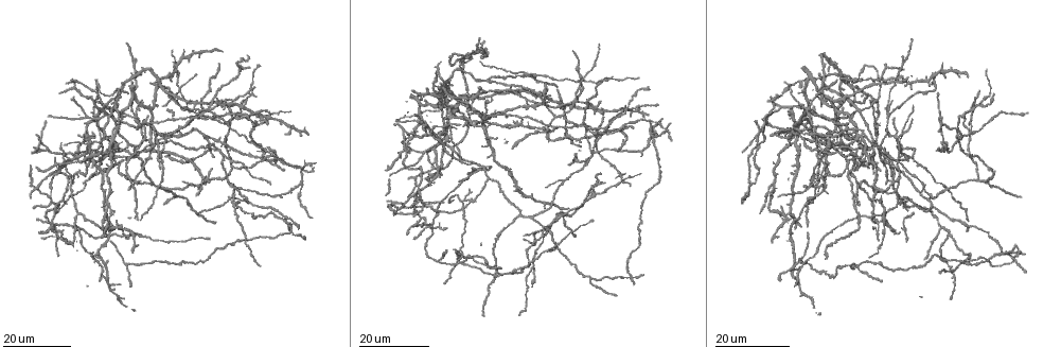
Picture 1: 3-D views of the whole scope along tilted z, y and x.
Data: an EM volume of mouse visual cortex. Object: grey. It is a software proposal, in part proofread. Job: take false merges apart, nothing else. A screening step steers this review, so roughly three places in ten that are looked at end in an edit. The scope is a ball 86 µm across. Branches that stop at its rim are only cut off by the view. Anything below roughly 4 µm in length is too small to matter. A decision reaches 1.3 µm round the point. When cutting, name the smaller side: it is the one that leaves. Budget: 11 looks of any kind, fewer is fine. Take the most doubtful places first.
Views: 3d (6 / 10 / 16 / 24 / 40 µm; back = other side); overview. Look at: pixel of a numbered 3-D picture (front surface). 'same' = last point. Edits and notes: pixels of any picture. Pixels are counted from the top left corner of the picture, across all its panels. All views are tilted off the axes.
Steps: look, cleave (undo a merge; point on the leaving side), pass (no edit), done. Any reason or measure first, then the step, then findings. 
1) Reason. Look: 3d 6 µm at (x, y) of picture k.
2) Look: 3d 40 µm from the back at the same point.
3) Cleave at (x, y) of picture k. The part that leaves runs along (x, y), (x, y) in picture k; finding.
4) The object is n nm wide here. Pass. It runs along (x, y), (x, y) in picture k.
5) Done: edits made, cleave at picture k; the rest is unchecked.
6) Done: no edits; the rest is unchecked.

Four-way junction. Look: 3d 24 µm at (565, 183) of picture 1.

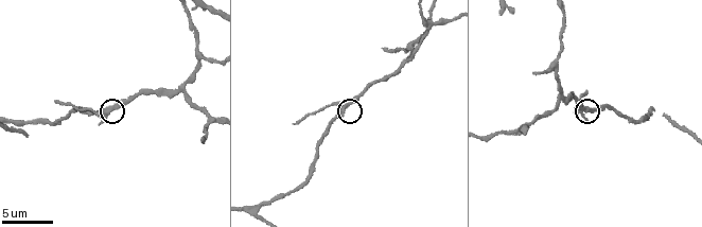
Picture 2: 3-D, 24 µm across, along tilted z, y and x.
Look: 3d 10 µm at (345, 107) of picture 2.

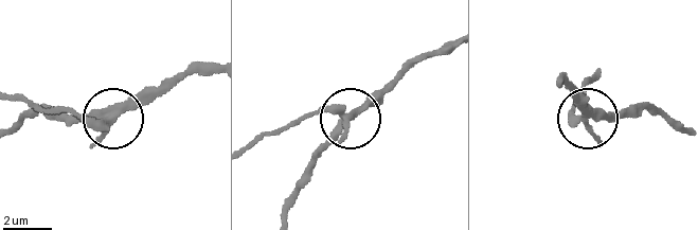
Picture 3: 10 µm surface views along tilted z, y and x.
The object is 310 nm wide here. Cleave at (96, 142) of picture 3. The part that leaves runs along (109, 120), (88, 122), (63, 109), (17, 102) in picture 3; a second cell is stuck on.

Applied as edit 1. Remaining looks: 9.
Arms run side by side. Look: 3d 24 µm at (97, 94) of picture 1.

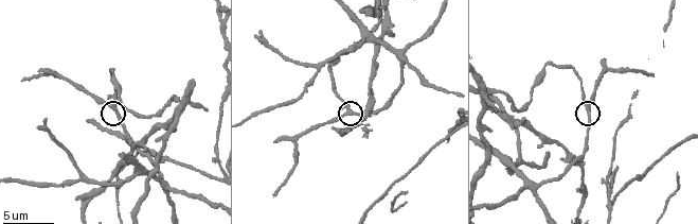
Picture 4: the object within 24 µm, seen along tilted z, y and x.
Closer look. Look: 3d 6 µm at (115, 107) of picture 4.

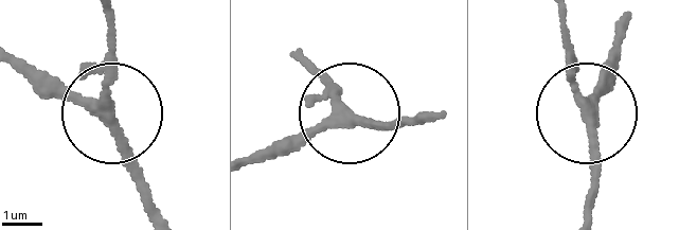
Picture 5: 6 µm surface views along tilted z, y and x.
The object is 250 nm wide here. Pass. It runs along (592, 210), (584, 111), (617, 72) in picture 5; continuous, no second cell.

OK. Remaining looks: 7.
Three-way junction. Look: 3d 24 µm at (534, 261) of picture 1.

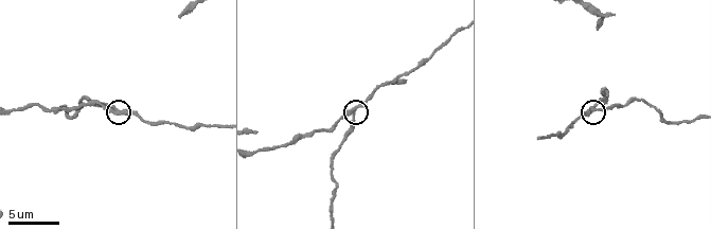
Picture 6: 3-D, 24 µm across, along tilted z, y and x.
Look: 3d 10 µm at (116, 111) of picture 6.

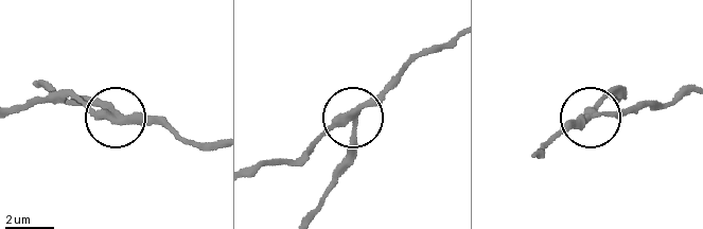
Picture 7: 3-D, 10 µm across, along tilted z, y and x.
3 arms meet here. Cleave at (350, 153) of picture 7. The part that leaves runs along (354, 117), (354, 157), (314, 217) in picture 7; two cells meet here.

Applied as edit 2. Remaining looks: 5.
Redraw. Look: overview.

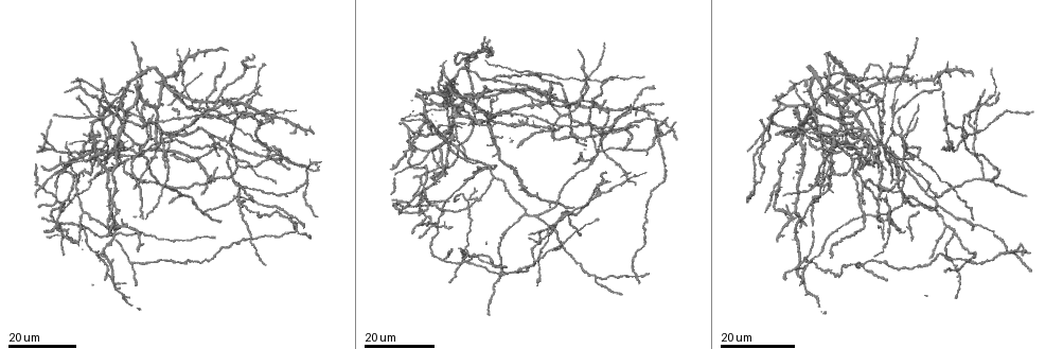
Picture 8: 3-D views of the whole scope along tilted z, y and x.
Three arms meet. Look: 3d 24 µm at (53, 195) of picture 8.

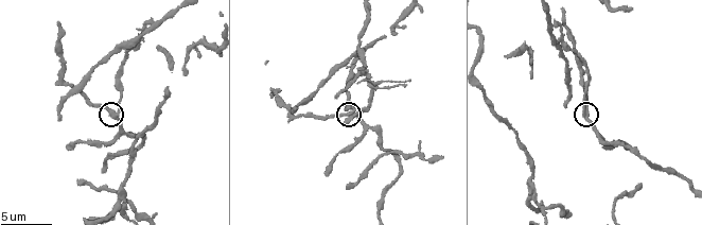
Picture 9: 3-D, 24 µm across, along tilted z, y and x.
Look: 3d 10 µm at (113, 114) of picture 9.

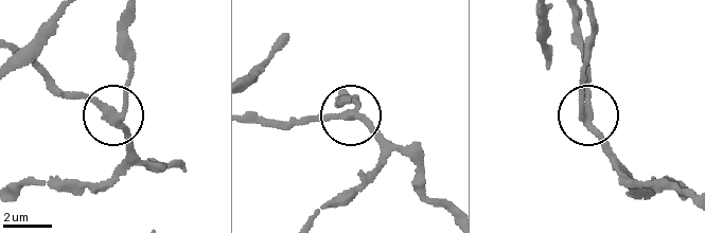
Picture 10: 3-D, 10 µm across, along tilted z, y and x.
The side arm is 14 µm long. Pass. It runs along (133, 18), (130, 79), (118, 108), (104, 112), (59, 92) in picture 10; all the same cell.

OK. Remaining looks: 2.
Branch point. Look: 3d 24 µm at (469, 260) of picture 8.

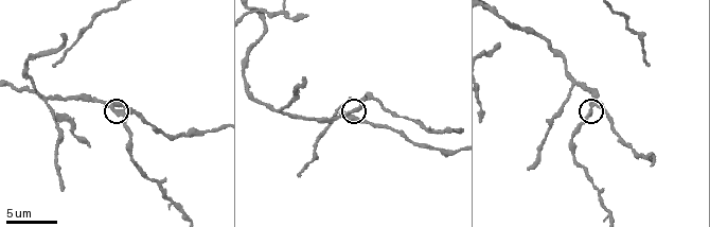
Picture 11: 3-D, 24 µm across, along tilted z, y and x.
Look: 3d 6 µm at (114, 106) of picture 11.

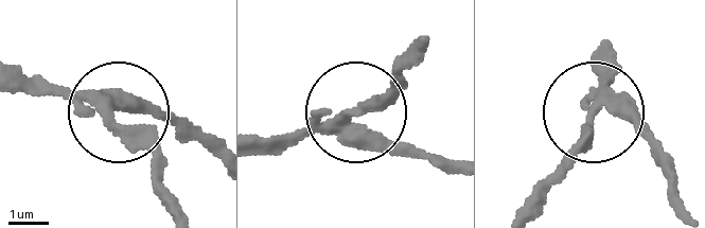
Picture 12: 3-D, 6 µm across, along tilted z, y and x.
3 arms meet here. Pass. One cell here.

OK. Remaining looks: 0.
Done: edits made, cleave at picture 3, cleave at picture 7; the rest is unchecked.

